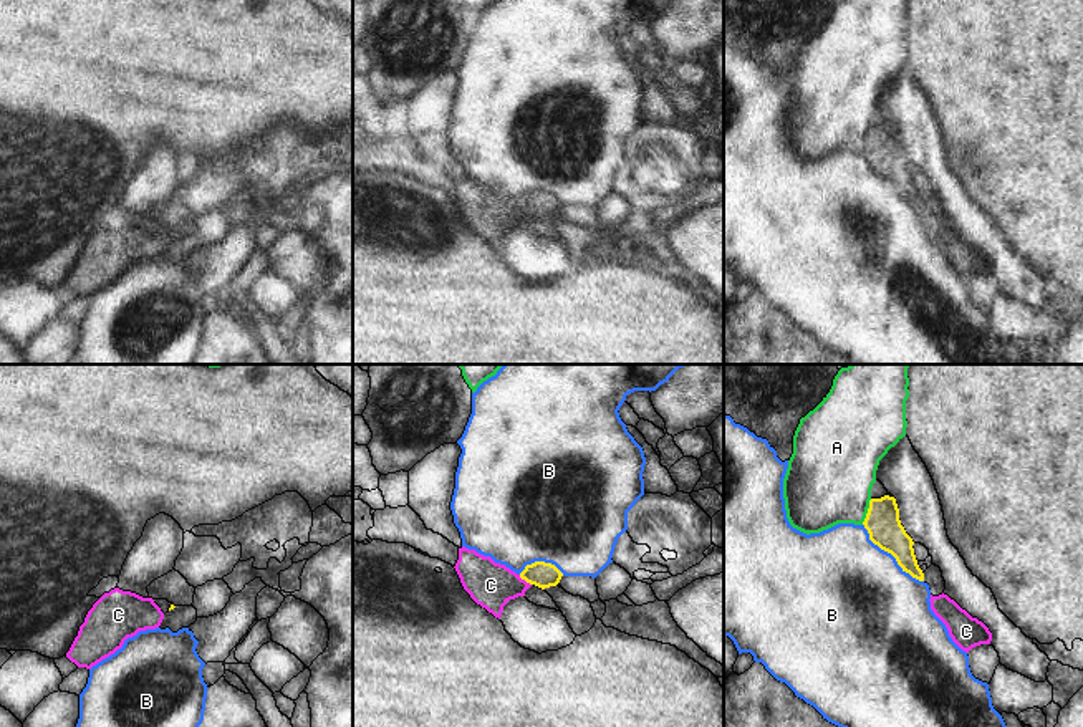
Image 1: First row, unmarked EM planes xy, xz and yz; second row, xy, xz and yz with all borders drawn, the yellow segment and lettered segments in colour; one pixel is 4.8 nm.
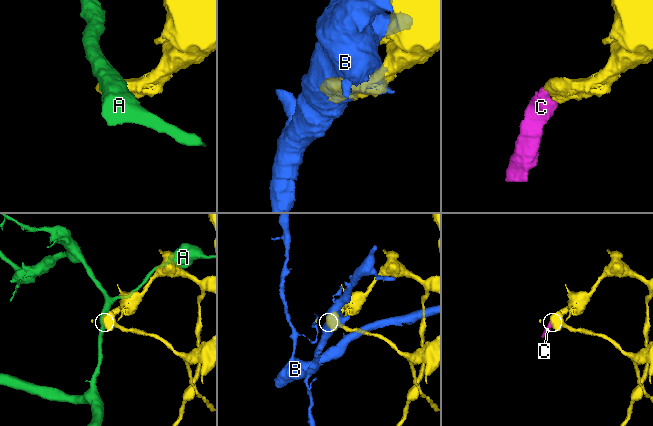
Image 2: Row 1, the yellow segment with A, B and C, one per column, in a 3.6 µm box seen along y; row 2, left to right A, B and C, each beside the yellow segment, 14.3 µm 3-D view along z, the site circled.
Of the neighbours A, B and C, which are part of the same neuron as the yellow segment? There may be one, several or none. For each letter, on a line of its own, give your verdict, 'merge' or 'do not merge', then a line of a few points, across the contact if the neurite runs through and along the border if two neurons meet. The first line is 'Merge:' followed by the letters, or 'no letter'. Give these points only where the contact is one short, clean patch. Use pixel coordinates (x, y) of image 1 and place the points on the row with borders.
Merge: C
A: do not merge
B: do not merge
C: merge; line xz (543, 575), (525, 580), (517, 585), (490, 585)

